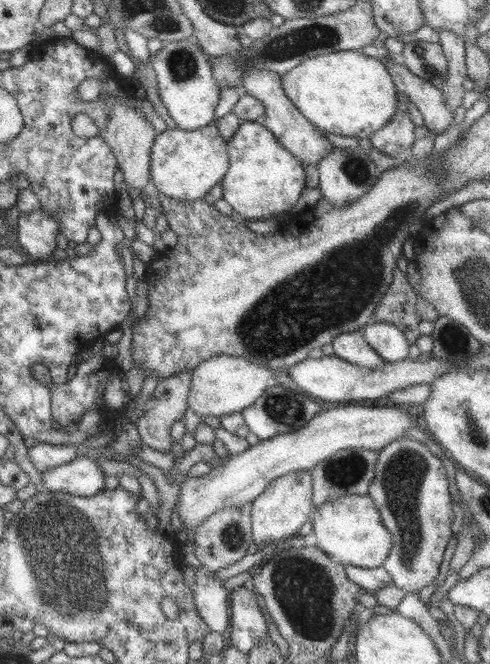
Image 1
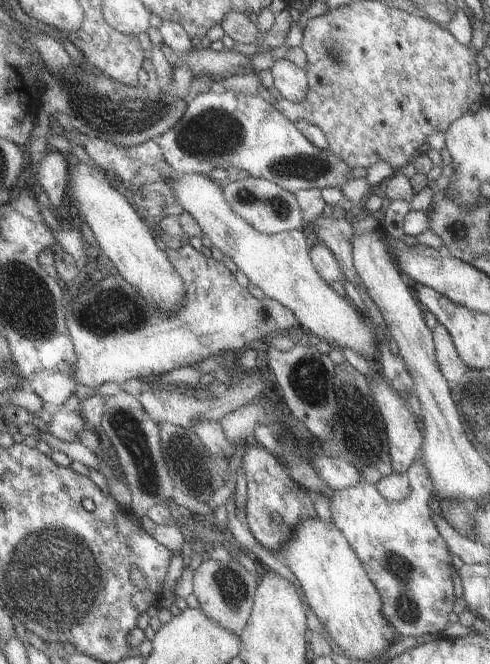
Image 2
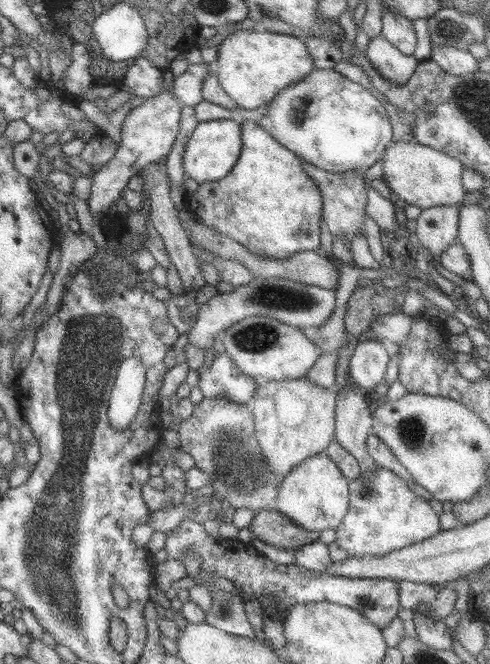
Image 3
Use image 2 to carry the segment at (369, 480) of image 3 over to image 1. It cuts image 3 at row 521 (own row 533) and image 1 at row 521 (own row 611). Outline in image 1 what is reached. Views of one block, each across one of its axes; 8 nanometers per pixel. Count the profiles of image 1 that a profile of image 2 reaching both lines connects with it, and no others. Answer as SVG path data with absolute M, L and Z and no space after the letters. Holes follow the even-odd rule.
M403 436L377 452L366 495L373 500L383 526L393 538L391 549L380 566L391 580L388 586L415 593L437 576L441 556L452 535L453 512L448 488L442 463L423 443Z

